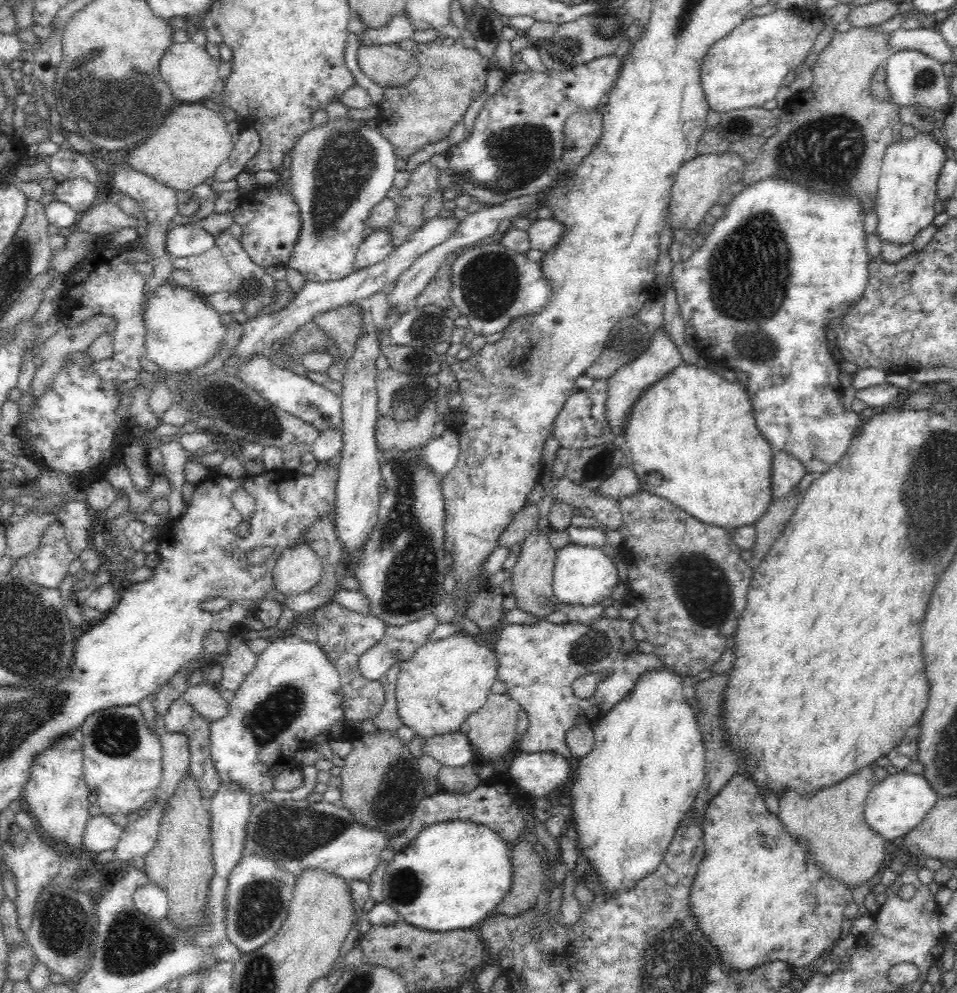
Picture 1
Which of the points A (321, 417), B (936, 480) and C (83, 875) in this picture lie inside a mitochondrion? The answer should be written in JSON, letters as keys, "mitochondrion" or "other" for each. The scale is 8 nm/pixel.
{"A":"mitochondrion","B":"mitochondrion","C":"mitochondrion"}

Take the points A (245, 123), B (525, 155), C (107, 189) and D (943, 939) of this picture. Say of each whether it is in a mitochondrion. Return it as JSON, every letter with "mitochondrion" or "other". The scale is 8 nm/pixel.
{"A":"other","B":"mitochondrion","C":"other","D":"other"}

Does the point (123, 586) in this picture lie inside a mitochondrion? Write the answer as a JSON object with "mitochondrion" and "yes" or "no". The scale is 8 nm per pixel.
{"mitochondrion":"no"}

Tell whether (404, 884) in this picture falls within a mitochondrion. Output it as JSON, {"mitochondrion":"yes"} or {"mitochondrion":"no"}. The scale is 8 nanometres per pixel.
{"mitochondrion":"yes"}

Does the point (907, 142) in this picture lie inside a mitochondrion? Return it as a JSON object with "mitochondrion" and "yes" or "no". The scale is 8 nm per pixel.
{"mitochondrion":"no"}

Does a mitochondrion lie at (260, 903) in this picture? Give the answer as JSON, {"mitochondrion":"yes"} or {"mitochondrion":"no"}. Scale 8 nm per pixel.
{"mitochondrion":"yes"}

